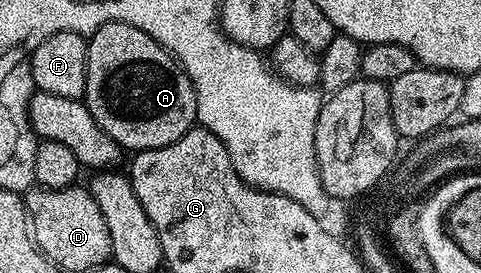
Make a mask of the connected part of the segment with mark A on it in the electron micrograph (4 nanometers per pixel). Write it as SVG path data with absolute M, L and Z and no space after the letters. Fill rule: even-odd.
M106 23L87 39L87 93L85 102L89 113L120 148L128 152L161 149L173 145L186 131L196 126L195 90L182 67L149 33L141 33L128 23Z

